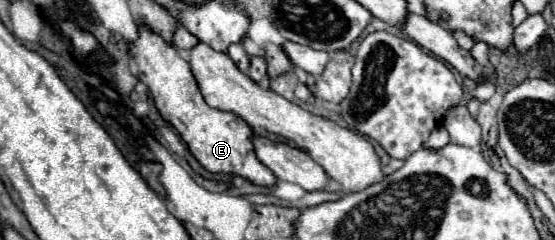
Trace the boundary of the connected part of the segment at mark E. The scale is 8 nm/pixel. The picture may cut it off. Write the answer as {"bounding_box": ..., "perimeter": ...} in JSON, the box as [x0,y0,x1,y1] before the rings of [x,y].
{"bounding_box":[131,26,277,188],"perimeter":[[[141,26],[139,38],[135,40],[135,48],[131,48],[131,54],[139,66],[137,78],[149,86],[161,116],[181,134],[191,154],[205,170],[213,174],[241,176],[251,184],[265,188],[277,184],[277,176],[255,156],[255,132],[251,130],[251,126],[241,116],[211,108],[203,100],[189,62],[185,60],[185,56],[179,56],[175,46],[167,44],[159,34],[151,32],[147,26]]]}

